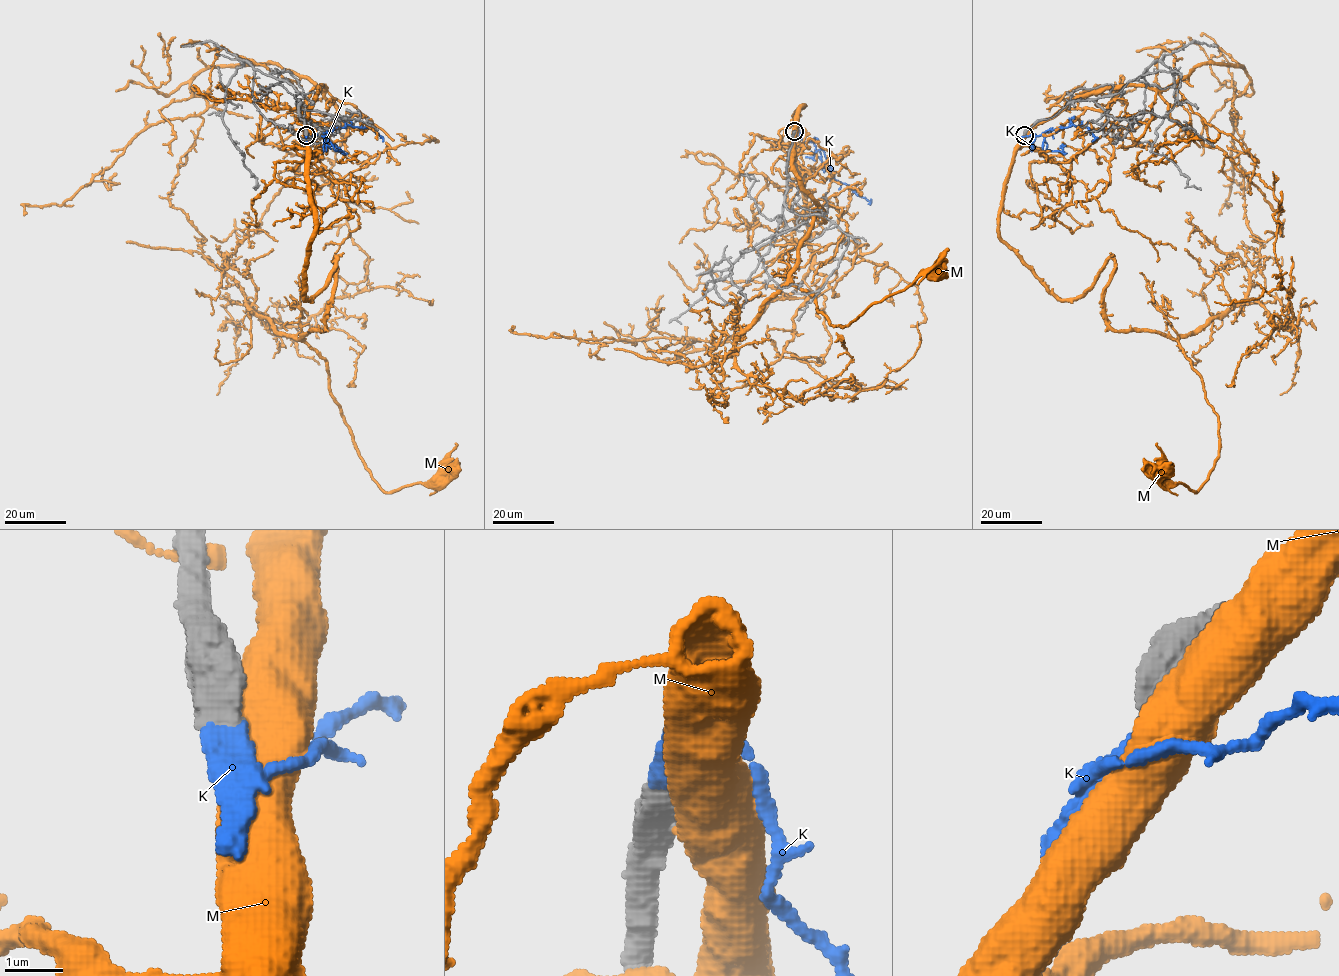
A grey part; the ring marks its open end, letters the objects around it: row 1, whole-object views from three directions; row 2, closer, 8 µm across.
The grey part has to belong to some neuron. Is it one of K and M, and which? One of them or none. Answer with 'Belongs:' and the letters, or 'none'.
Belongs: K

